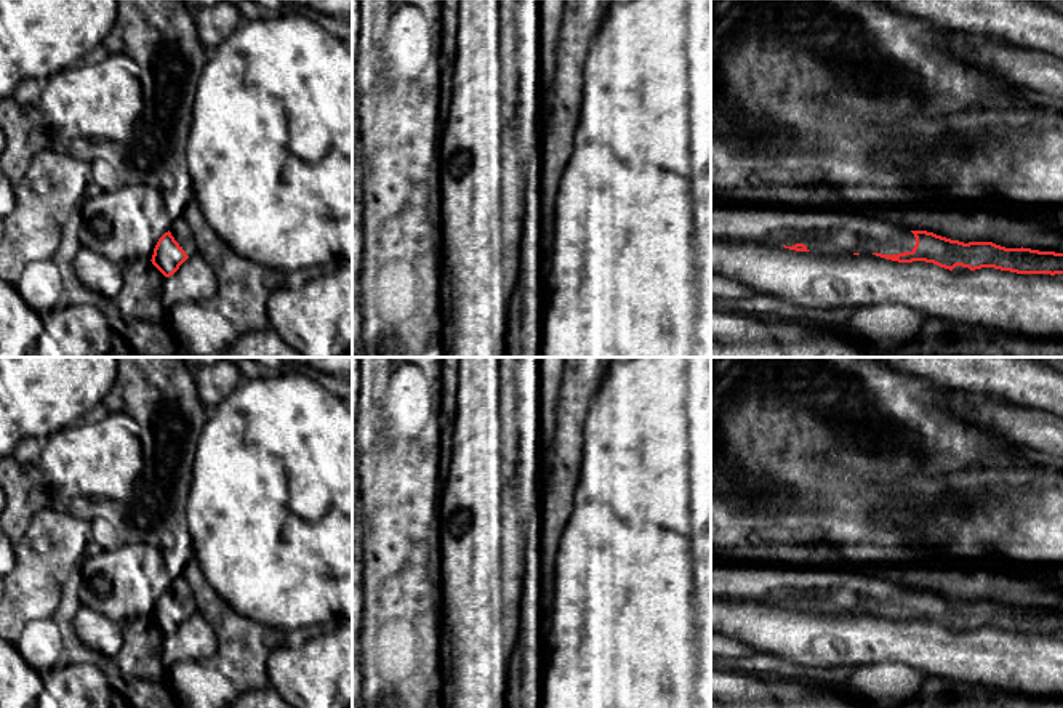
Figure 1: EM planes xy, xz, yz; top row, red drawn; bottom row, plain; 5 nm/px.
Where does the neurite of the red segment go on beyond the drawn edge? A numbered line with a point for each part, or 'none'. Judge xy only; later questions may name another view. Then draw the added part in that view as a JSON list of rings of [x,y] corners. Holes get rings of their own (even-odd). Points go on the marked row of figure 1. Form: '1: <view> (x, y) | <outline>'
1: xy (180, 229) | [[[181,218],[173,219],[170,227],[171,235],[179,243],[179,247],[186,251],[187,256],[197,253],[197,243],[194,240],[192,231],[189,224]]]

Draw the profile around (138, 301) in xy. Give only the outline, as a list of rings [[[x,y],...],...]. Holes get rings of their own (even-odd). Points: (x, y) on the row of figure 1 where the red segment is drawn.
[[[150,259],[128,261],[122,269],[123,287],[114,300],[120,312],[133,322],[162,330],[166,320],[166,309],[160,298],[165,276]]]

